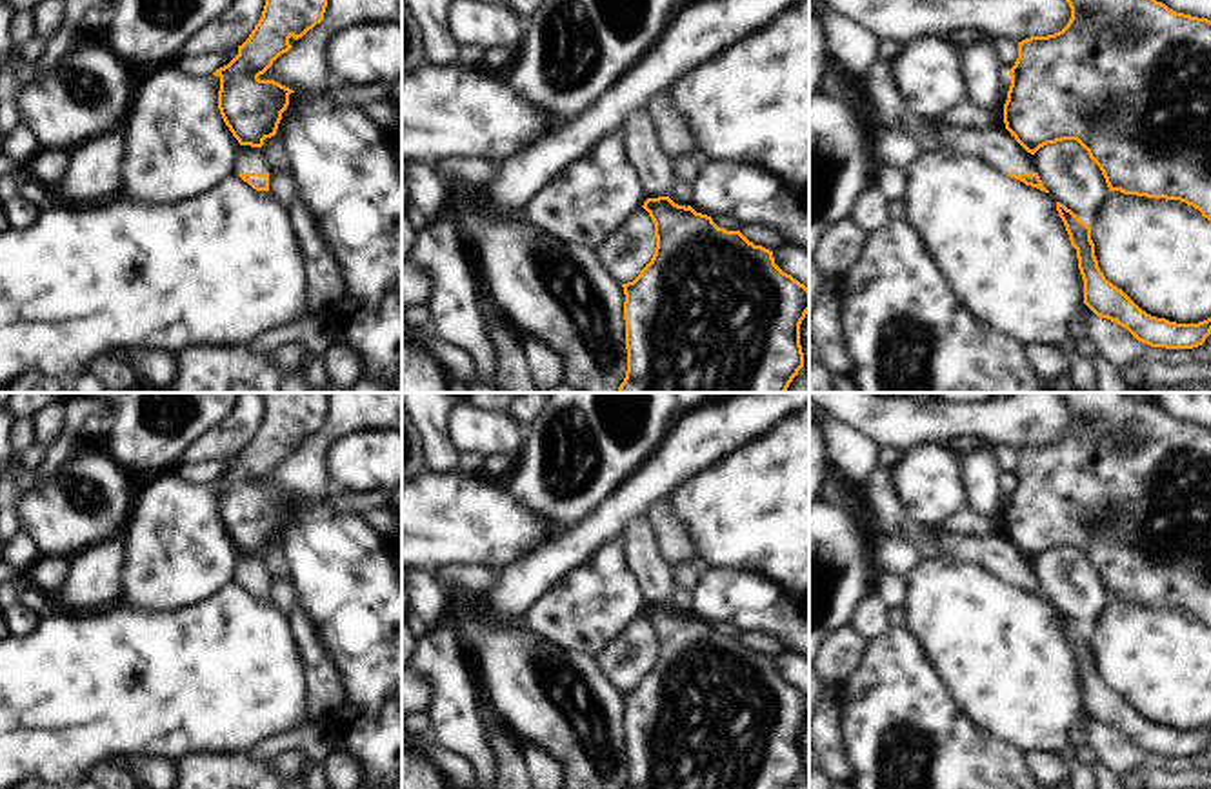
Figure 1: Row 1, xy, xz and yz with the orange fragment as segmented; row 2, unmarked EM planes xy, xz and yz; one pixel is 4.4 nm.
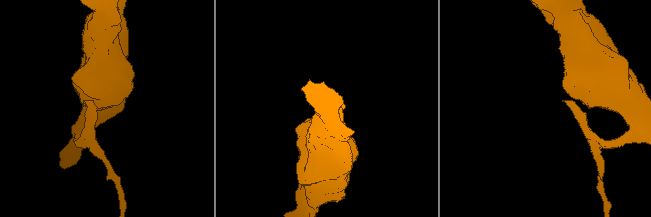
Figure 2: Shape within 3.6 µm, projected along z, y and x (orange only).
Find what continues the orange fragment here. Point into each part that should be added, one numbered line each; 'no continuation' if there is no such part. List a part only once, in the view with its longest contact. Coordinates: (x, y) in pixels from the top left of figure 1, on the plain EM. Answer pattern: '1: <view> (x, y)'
1: xy (248, 566)

